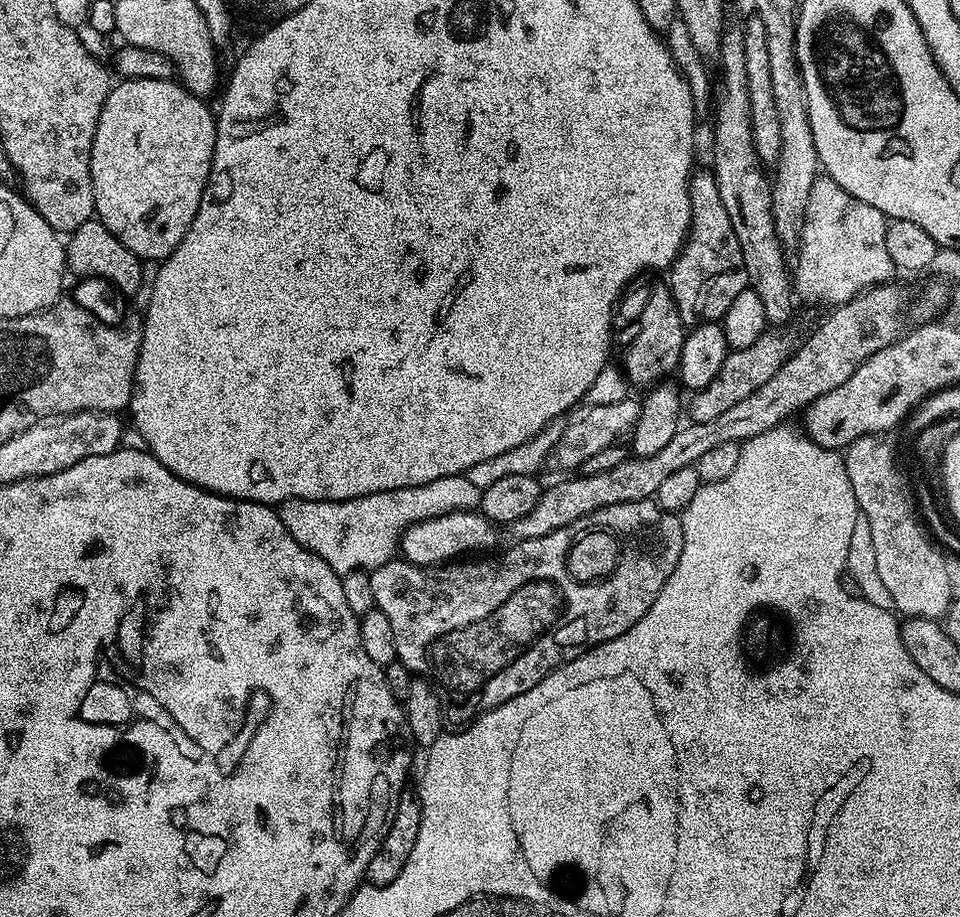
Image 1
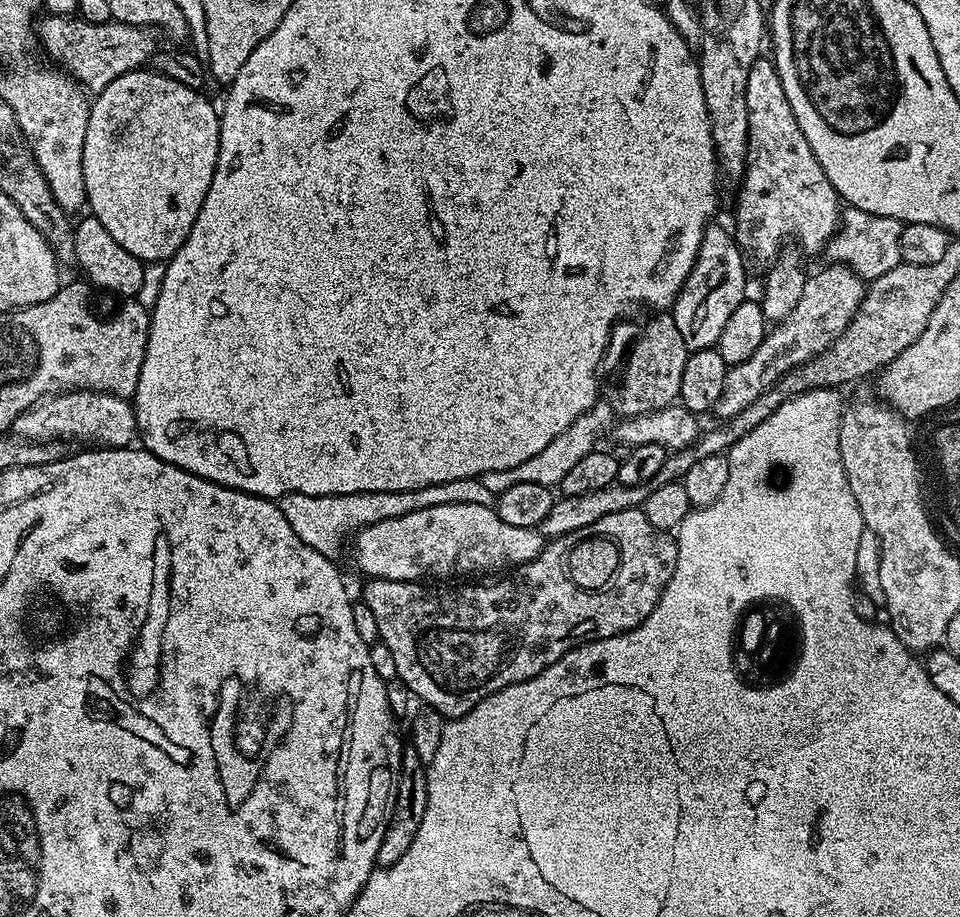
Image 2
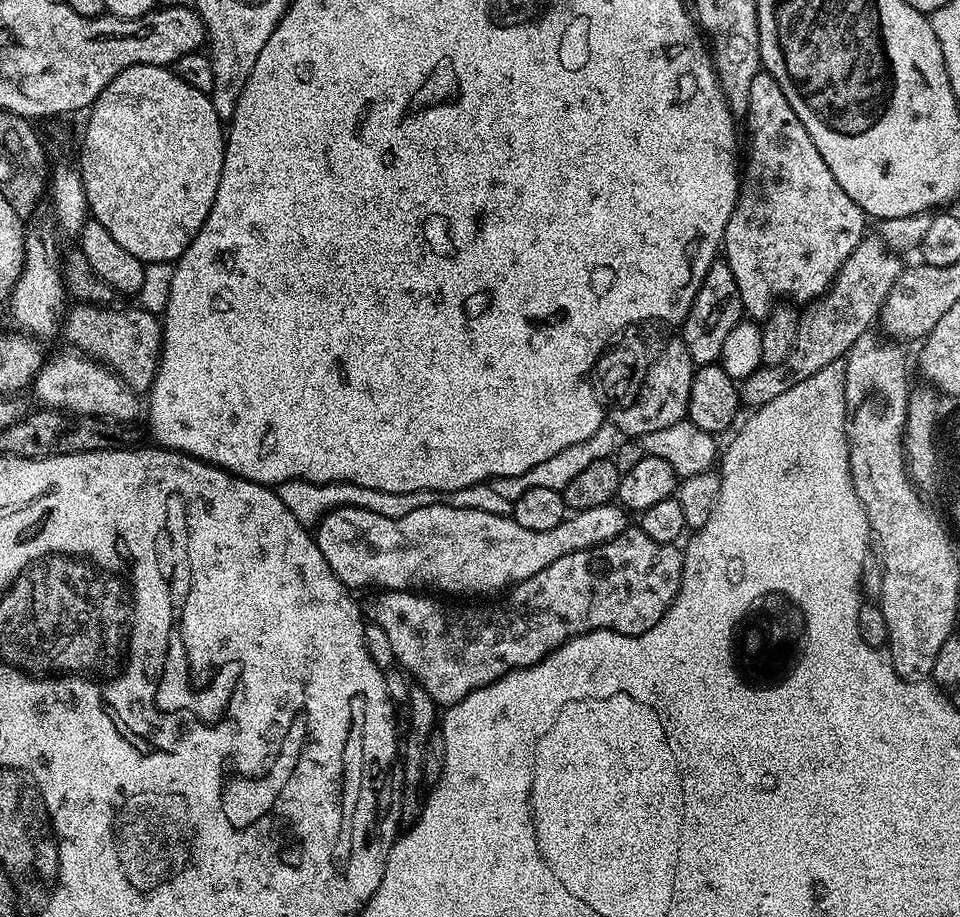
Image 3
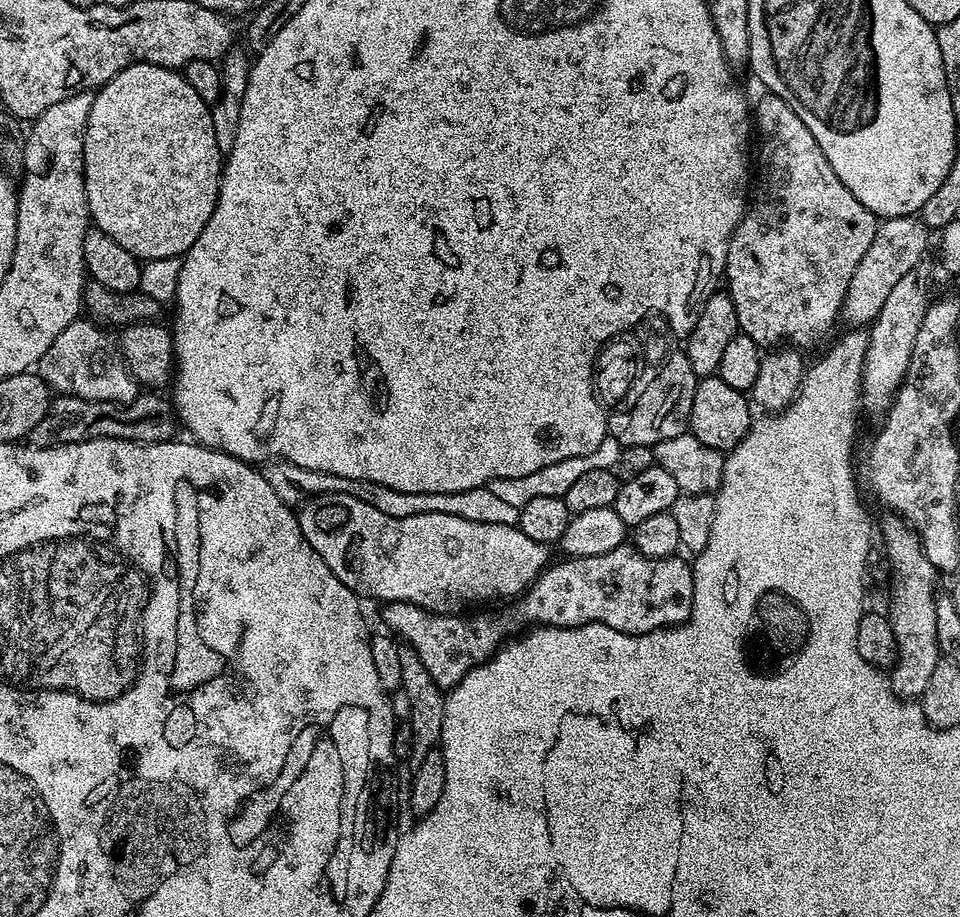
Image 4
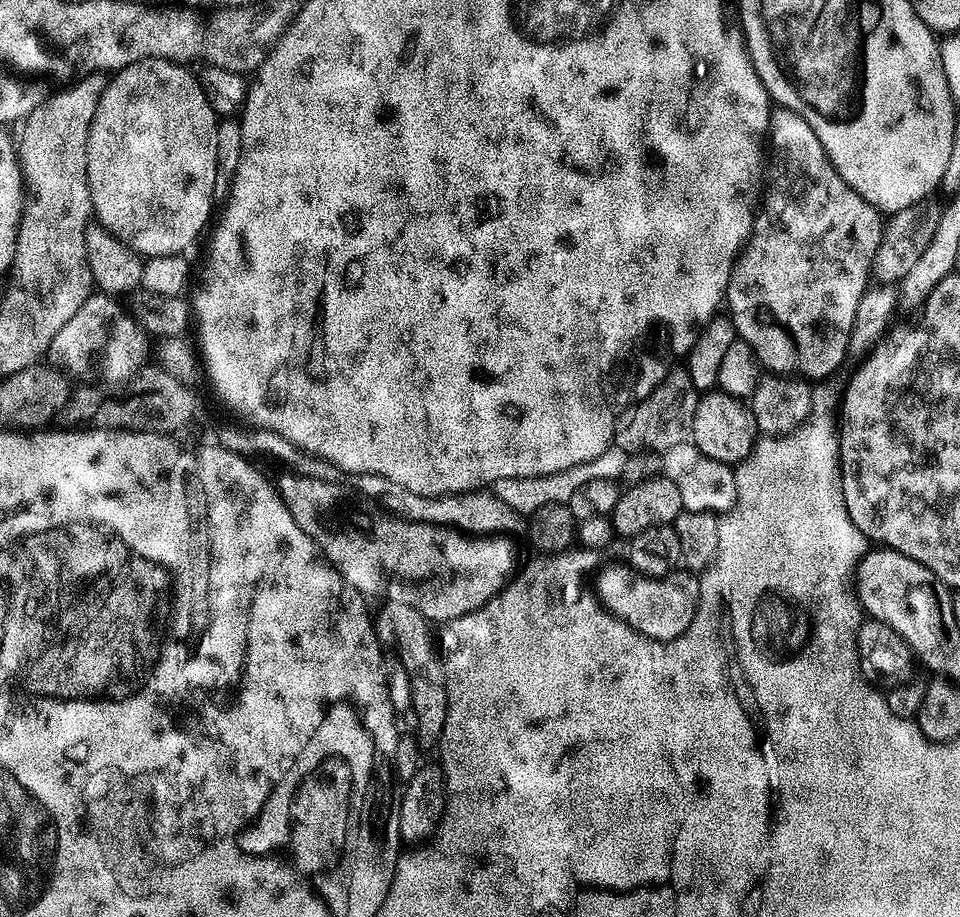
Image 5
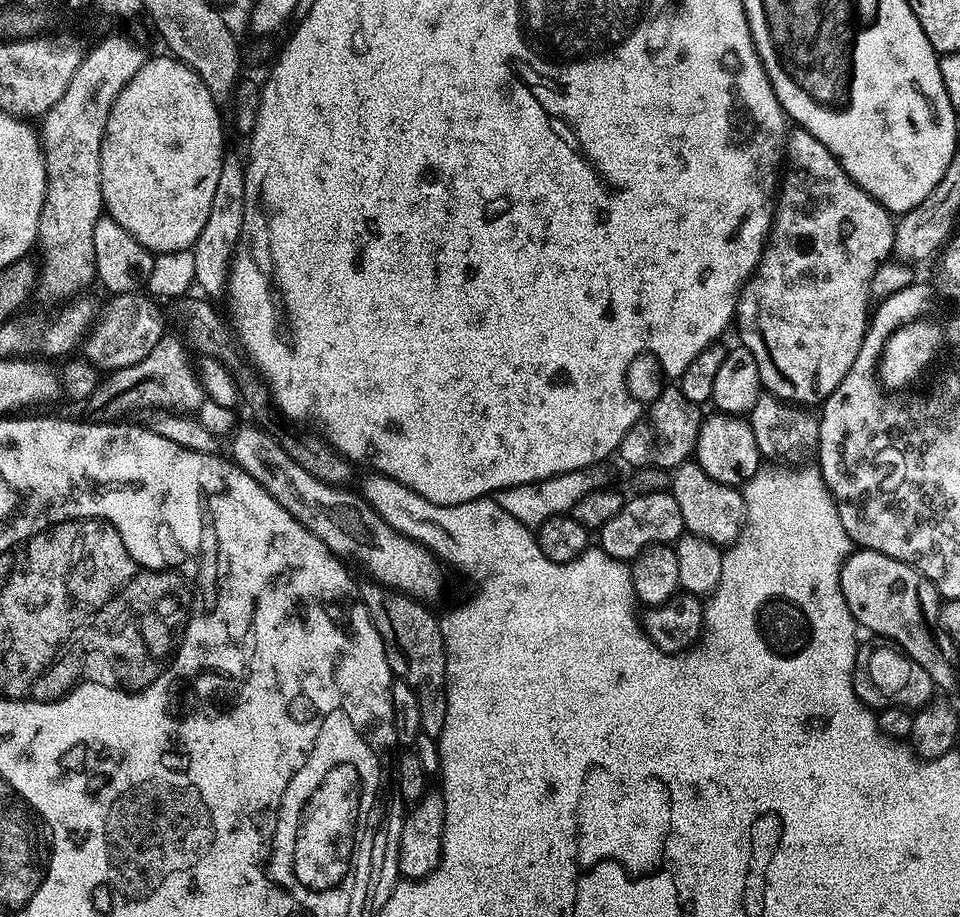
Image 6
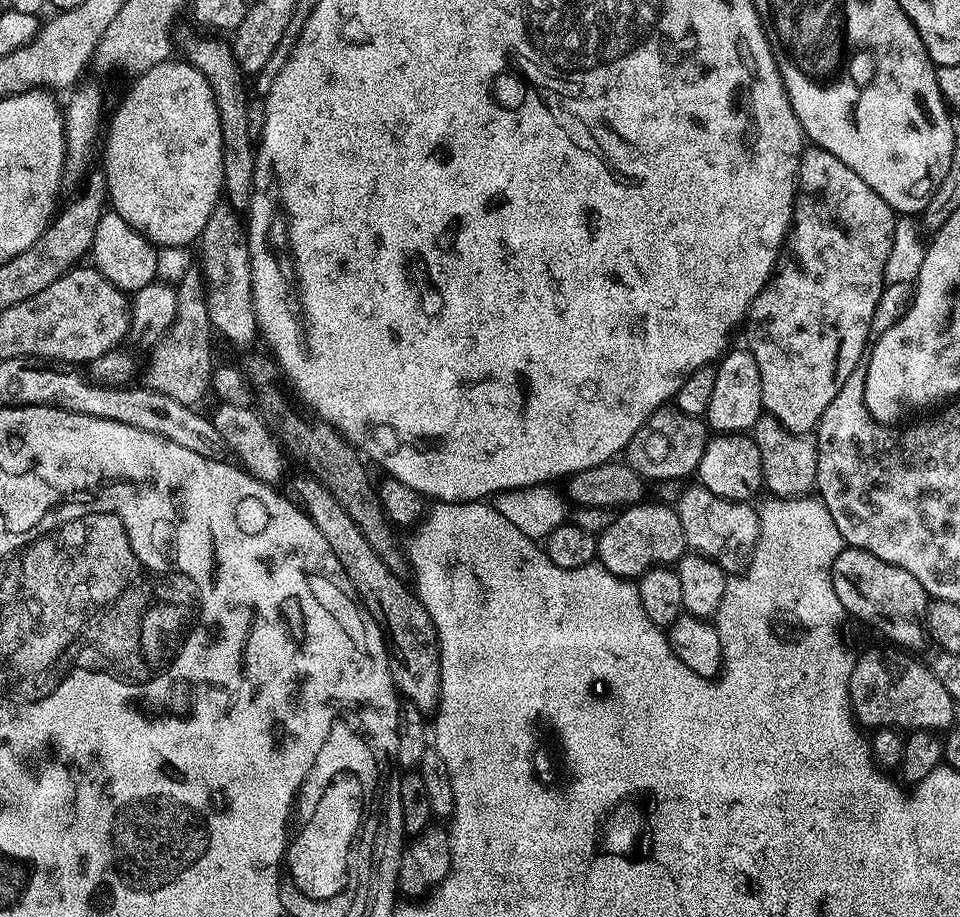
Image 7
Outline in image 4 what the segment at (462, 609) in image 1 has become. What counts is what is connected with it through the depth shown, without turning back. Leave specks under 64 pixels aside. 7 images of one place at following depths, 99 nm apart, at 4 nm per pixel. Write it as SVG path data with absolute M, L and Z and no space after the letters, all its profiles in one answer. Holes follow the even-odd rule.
M625 542L606 554L561 559L561 564L545 568L523 593L520 616L528 626L577 628L598 623L631 636L682 624L692 609L694 578L691 563L681 556L647 557ZM397 600L387 601L381 608L384 608L380 612L384 619L383 627L399 637L407 647L413 648L418 658L422 658L426 670L430 670L434 682L445 690L455 688L468 671L492 659L505 643L504 635L512 628L510 621L495 620L492 616L471 620L468 614L431 612L416 604Z

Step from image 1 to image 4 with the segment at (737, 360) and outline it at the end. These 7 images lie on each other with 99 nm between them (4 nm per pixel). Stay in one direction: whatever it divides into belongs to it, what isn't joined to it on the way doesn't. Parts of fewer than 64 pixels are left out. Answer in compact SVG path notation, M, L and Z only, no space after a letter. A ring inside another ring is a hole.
M915 215L890 216L877 223L874 242L866 254L862 254L862 262L858 262L858 270L854 270L854 278L850 278L848 296L844 299L842 320L848 326L868 326L882 310L882 302L886 302L890 290L902 279L902 274L910 274L912 268L921 263L924 251L928 248L930 229L924 225L923 219Z

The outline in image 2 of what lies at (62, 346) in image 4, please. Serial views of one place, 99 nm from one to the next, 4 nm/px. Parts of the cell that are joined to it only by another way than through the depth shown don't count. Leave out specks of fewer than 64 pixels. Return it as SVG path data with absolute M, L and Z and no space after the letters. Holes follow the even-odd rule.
M58 392L44 397L14 418L11 431L31 441L89 440L92 446L129 447L137 439L136 411L131 403L109 392Z

